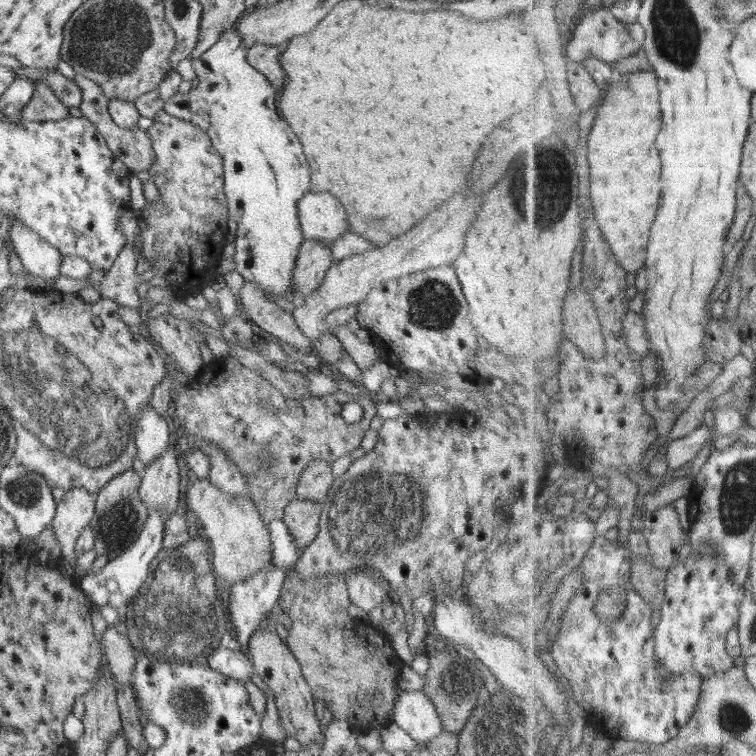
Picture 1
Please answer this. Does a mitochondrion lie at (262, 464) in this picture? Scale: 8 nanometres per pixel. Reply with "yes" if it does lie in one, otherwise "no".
yes

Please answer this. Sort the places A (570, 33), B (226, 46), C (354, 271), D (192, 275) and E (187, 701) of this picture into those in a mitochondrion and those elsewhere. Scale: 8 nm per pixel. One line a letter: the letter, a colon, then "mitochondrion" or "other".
A: other
B: other
C: other
D: other
E: mitochondrion

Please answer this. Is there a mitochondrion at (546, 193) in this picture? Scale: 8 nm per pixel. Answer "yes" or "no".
yes

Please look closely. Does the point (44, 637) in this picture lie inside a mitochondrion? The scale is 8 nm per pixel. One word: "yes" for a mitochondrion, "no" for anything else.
no

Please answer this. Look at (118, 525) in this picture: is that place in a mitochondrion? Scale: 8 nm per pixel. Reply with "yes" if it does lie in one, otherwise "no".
yes

